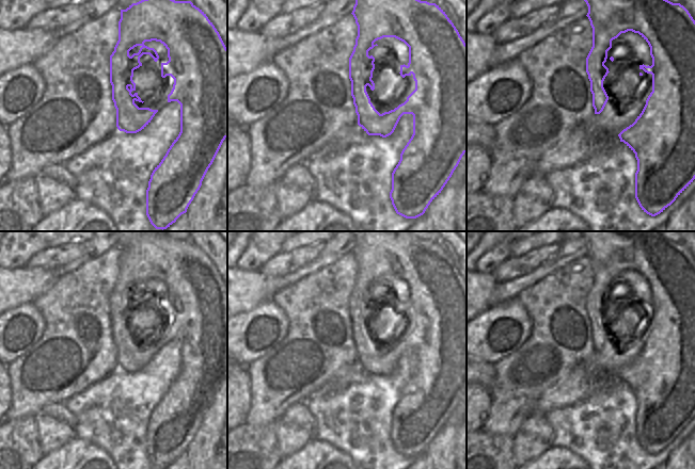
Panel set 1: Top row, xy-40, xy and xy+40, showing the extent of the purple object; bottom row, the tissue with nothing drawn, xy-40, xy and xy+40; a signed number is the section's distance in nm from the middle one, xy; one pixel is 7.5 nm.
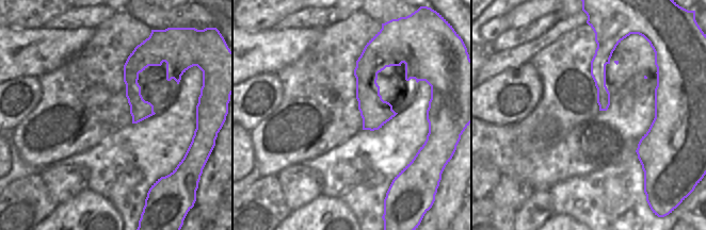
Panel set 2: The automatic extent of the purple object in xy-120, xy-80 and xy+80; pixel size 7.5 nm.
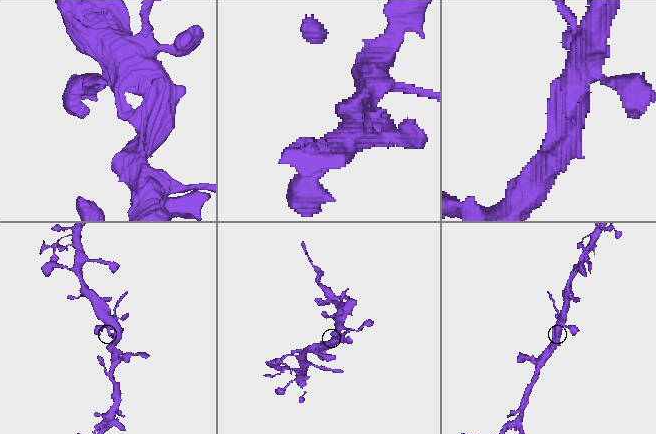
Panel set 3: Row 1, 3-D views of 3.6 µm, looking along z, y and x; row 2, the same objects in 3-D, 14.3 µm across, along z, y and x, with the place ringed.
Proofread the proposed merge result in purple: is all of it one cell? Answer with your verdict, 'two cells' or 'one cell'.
one cell

